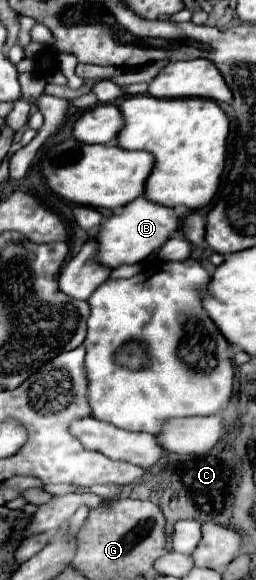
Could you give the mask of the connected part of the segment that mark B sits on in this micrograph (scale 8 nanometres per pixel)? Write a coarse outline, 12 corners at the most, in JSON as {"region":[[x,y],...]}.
{"region":[[145,197],[111,213],[95,233],[97,263],[143,261],[181,219]]}

